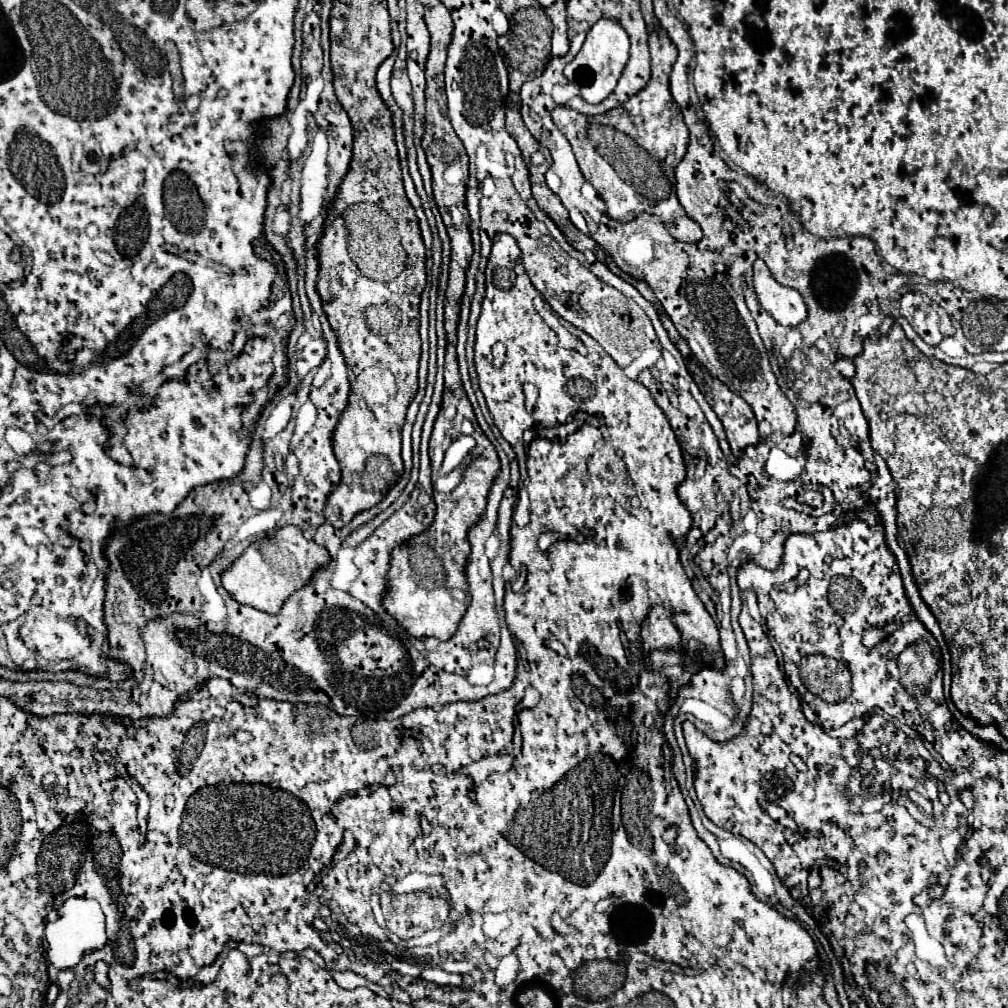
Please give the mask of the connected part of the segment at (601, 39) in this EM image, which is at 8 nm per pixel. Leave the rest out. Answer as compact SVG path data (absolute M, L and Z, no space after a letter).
M603 17L587 33L587 39L585 39L581 51L577 53L577 57L569 65L565 65L565 77L579 87L579 95L585 101L601 103L615 89L615 85L629 61L629 45L631 45L631 41L623 29L623 25L617 23L617 19Z

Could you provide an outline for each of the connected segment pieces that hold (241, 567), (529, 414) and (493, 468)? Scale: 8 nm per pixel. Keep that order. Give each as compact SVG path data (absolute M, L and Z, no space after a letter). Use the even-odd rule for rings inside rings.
M285 525L273 535L251 543L229 569L221 573L221 583L227 593L241 605L249 605L257 611L277 613L285 599L309 583L313 571L321 565L327 565L329 553L325 547L307 541L299 527Z
M497 233L493 237L491 255L485 269L485 297L481 303L481 315L477 321L477 341L475 341L475 367L479 377L479 387L485 395L489 413L501 431L501 435L511 443L511 447L521 445L525 429L537 427L541 429L541 421L545 419L559 419L559 411L545 411L545 405L549 401L559 401L563 389L581 389L581 391L647 391L641 383L631 381L625 377L623 369L611 359L605 349L591 339L587 333L581 333L577 327L563 323L573 335L577 335L585 347L587 355L581 355L571 349L559 347L557 333L541 319L541 315L535 311L533 299L539 295L539 291L531 285L523 263L521 263L521 249L517 241L507 233ZM501 341L507 349L507 359L501 367L501 371L495 371L491 367L493 355L491 347ZM615 373L621 373L621 385L619 377ZM521 383L533 383L539 390L539 399L533 407L533 411L525 409L525 397Z
M489 439L479 443L483 453L479 459L473 459L469 467L477 467L477 477L463 479L463 497L453 497L447 493L433 493L433 501L437 505L433 523L417 537L411 537L405 545L397 545L391 551L389 573L387 573L387 591L383 593L385 611L413 637L435 637L439 641L449 639L465 609L469 605L469 591L465 583L465 559L469 555L469 541L465 539L465 531L469 531L469 523L477 521L477 515L485 511L485 499L493 479L499 473L499 457L489 443ZM417 539L421 545L431 551L417 551Z

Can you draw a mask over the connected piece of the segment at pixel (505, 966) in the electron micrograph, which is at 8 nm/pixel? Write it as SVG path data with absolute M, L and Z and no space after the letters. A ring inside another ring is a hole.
M515 955L503 957L494 972L496 984L501 988L506 988L508 984L514 983L518 969L519 961Z

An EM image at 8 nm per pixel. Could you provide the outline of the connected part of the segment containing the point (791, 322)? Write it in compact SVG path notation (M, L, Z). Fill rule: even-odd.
M755 261L753 281L761 307L781 325L795 327L807 317L807 307L797 289L785 287L771 275L765 261Z

